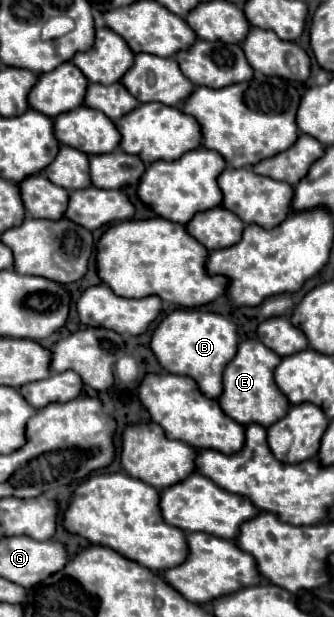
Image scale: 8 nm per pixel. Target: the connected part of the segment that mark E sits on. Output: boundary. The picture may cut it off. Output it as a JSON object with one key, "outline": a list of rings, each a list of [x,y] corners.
{"outline":[[[244,340],[238,346],[234,360],[224,370],[224,390],[218,398],[220,408],[238,424],[260,424],[264,428],[278,422],[288,412],[288,402],[274,382],[274,368],[280,364],[280,356],[268,350],[260,340]]]}

